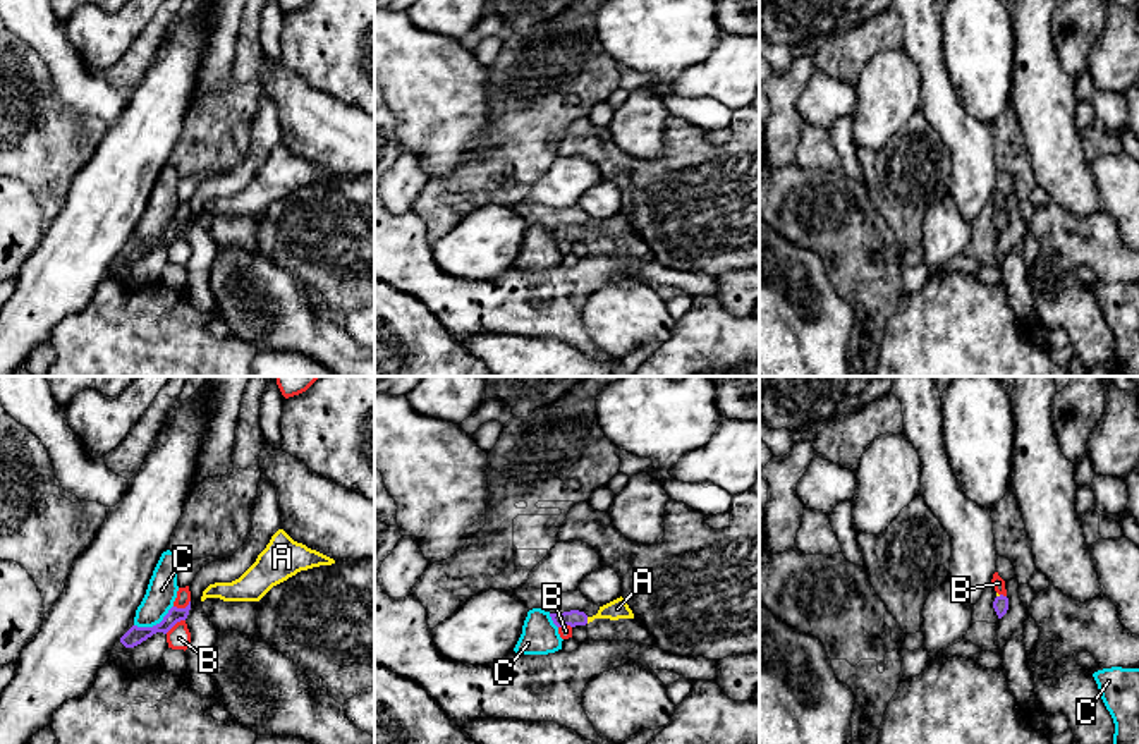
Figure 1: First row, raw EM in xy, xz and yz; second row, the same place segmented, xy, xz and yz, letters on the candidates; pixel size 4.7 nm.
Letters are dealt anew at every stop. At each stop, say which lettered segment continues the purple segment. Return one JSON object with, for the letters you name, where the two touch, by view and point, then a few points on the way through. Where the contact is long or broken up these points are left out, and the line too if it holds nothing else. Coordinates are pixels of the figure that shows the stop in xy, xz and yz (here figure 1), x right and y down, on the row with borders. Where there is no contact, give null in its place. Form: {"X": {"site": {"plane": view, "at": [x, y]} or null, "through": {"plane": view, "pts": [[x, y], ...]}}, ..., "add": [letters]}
{"A": {"site": {"plane": "xz", "at": [586, 621]}, "through": {"plane": "xz", "pts": [[574, 617], [586, 621], [617, 609]]}}, "add": ["A"]}

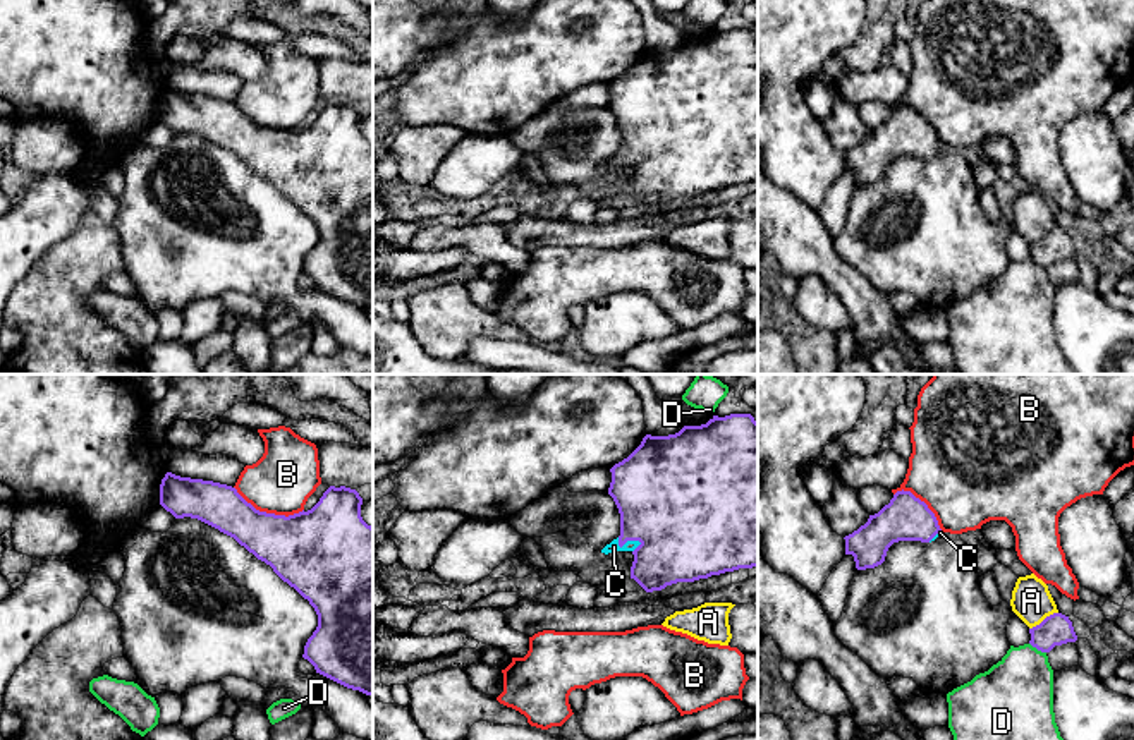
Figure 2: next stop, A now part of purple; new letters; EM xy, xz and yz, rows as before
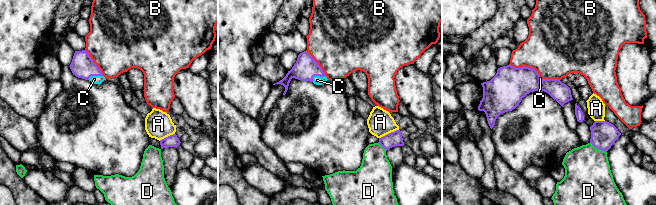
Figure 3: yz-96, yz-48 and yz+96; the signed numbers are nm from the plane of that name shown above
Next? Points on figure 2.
{"C": {"site": {"plane": "xz", "at": [627, 539]}, "through": {"plane": "xz", "pts": [[665, 502], [627, 539], [621, 546], [614, 546]]}}, "add": ["C"]}

